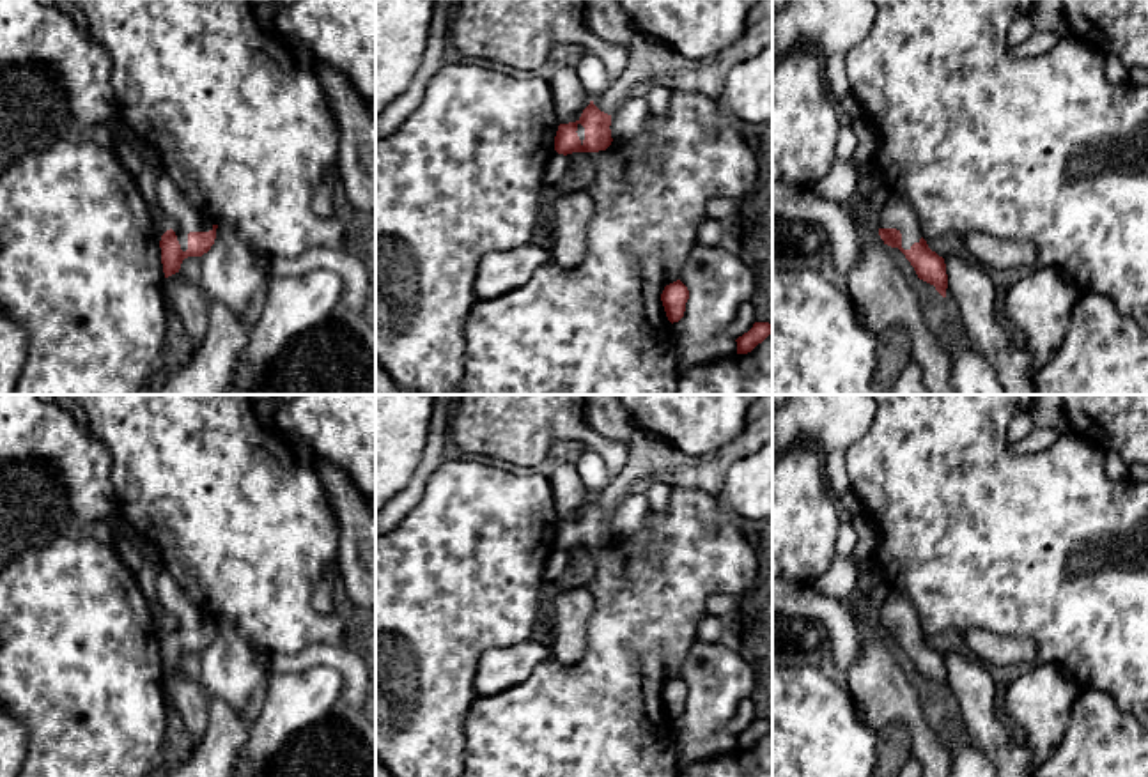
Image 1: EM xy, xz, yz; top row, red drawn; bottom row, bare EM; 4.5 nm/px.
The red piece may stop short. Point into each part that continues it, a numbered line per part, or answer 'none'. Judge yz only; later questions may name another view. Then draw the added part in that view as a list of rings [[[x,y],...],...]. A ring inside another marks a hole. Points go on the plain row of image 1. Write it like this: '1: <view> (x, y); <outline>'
1: yz (897, 609); [[[889,588],[875,621],[877,625],[896,625],[902,630],[904,646],[911,646],[911,642],[923,634],[918,612],[911,600],[893,588]]]

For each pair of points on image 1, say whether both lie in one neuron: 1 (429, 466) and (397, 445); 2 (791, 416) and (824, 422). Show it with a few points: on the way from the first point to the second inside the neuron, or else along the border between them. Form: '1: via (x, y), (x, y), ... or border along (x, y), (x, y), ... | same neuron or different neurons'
1: border along (431, 420), (424, 457), (413, 478), (397, 494) | different neurons
2: via (799, 416), (815, 416) | same neuron

